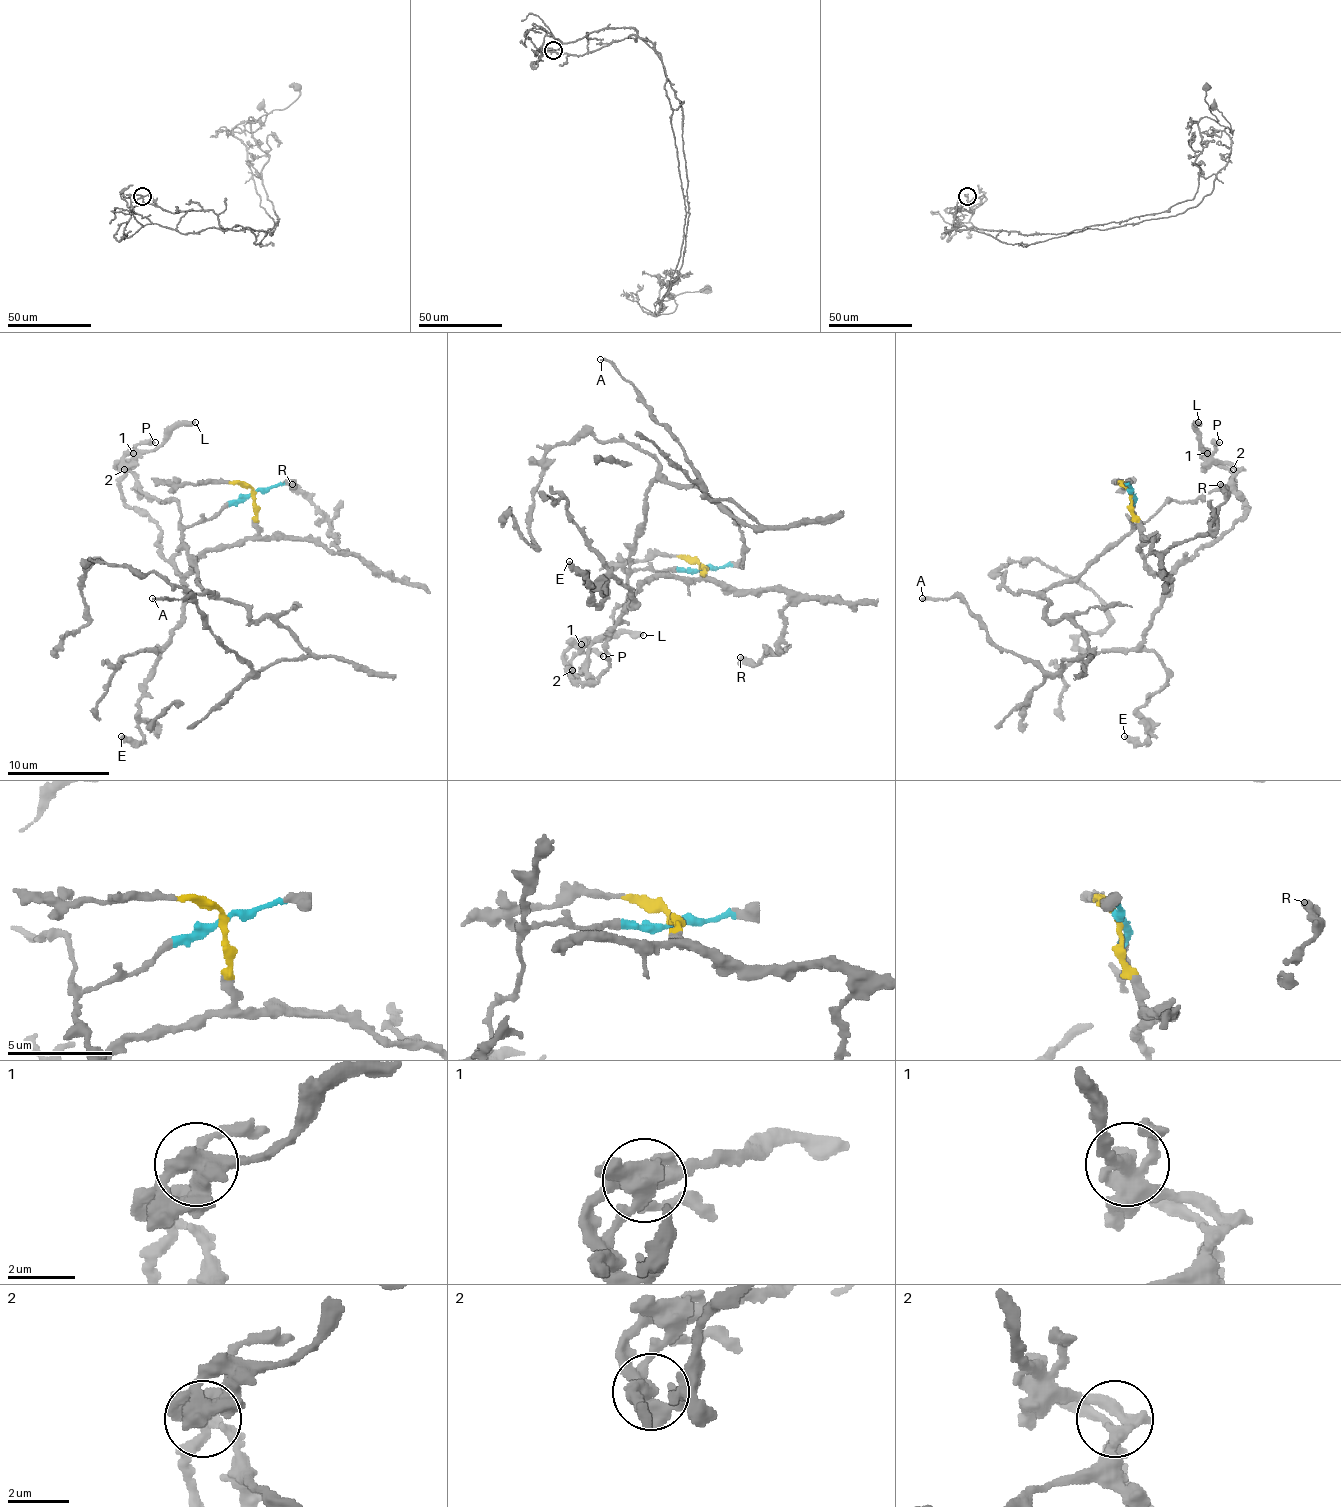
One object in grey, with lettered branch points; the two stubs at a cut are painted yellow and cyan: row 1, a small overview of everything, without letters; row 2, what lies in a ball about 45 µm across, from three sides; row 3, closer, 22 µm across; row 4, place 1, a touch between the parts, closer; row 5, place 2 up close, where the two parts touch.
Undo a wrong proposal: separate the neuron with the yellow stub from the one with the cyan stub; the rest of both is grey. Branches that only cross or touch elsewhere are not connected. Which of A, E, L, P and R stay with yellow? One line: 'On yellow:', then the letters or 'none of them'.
On yellow: E, L, R

